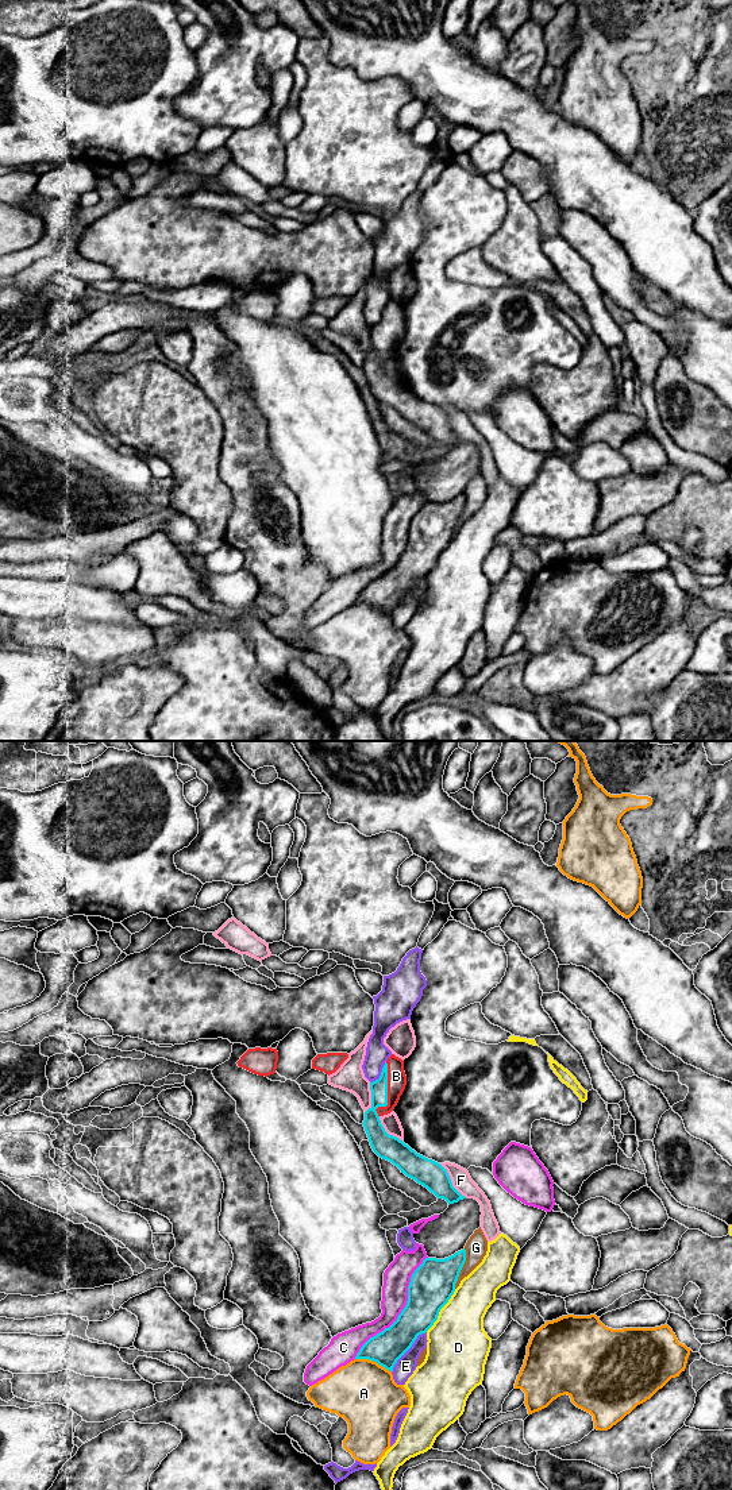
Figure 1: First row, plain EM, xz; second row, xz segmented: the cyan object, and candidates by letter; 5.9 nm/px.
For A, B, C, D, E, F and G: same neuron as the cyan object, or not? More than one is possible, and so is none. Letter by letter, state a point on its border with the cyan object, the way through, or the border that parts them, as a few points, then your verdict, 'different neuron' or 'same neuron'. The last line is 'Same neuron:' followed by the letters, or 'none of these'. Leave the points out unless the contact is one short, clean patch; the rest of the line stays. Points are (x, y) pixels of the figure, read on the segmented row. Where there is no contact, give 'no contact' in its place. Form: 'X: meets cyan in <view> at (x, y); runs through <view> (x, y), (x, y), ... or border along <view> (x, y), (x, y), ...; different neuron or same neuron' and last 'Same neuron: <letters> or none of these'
A: meets cyan in xz at (373, 1361); different neuron
B: meets cyan in xz at (386, 1092); runs through xz (376, 1133), (374, 1112), (386, 1092), (396, 1076); same neuron
C: meets cyan in xz at (401, 1311); different neuron
D: meets cyan in xz at (439, 1311); different neuron
E: meets cyan in xz at (408, 1348); different neuron
F: meets cyan in xz at (450, 1181); different neuron
G: meets cyan in xz at (461, 1269); different neuron
Same neuron: B

